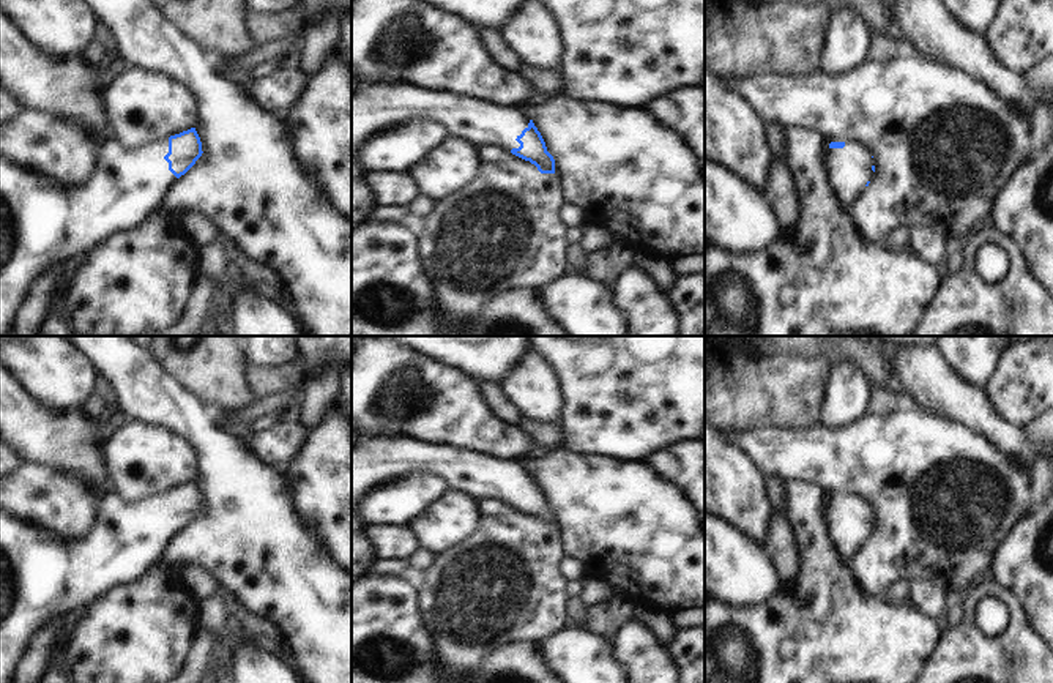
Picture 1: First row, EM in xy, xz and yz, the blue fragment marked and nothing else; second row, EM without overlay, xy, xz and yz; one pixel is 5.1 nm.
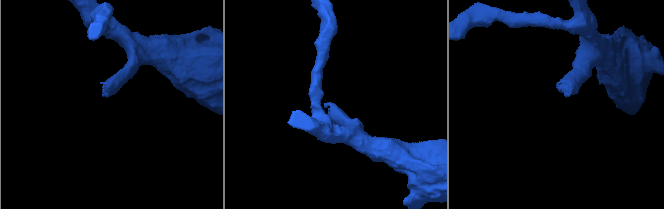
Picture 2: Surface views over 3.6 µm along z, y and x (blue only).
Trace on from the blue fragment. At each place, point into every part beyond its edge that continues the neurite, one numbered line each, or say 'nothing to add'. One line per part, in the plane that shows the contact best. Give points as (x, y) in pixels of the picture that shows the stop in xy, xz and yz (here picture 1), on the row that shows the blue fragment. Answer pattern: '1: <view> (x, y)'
1: xy (43, 224)

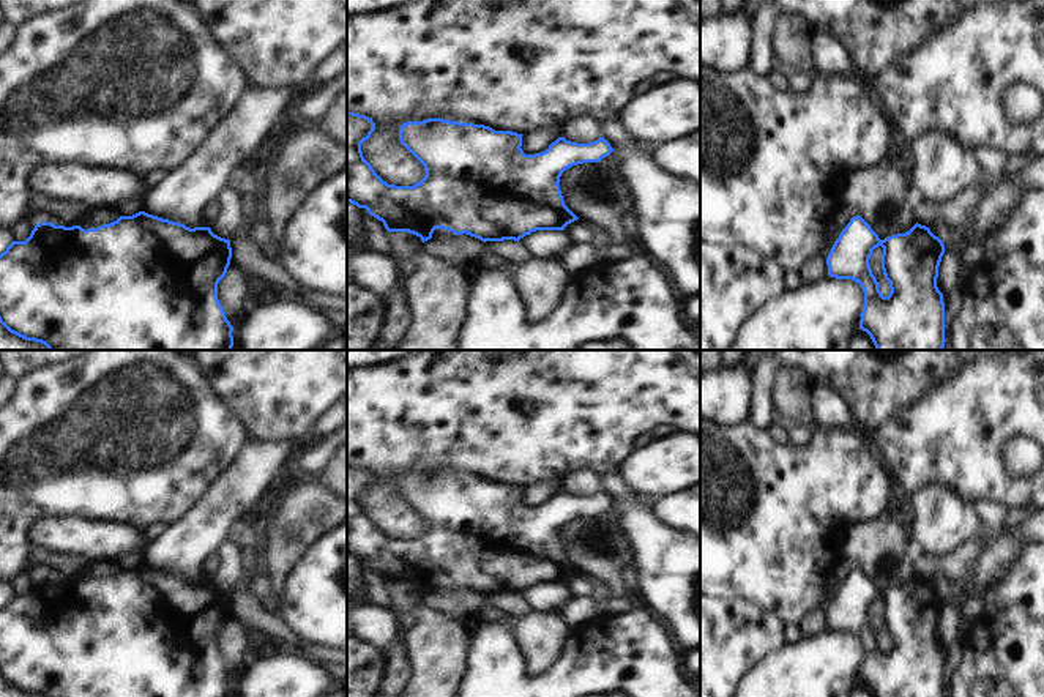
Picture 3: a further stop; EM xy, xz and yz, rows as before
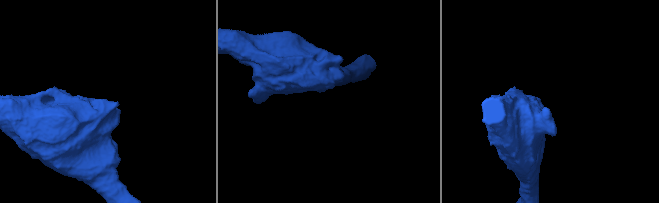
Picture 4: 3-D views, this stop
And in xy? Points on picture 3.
nothing to add

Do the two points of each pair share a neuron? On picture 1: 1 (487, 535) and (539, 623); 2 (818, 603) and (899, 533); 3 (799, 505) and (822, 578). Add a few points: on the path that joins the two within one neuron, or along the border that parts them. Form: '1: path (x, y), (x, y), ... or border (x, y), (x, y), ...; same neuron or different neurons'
1: path (494, 557), (500, 563), (500, 578), (524, 601); same neuron
2: border (847, 565), (852, 578), (867, 593), (878, 598); different neurons
3: path (809, 522), (815, 535), (815, 551), (820, 560); same neuron

